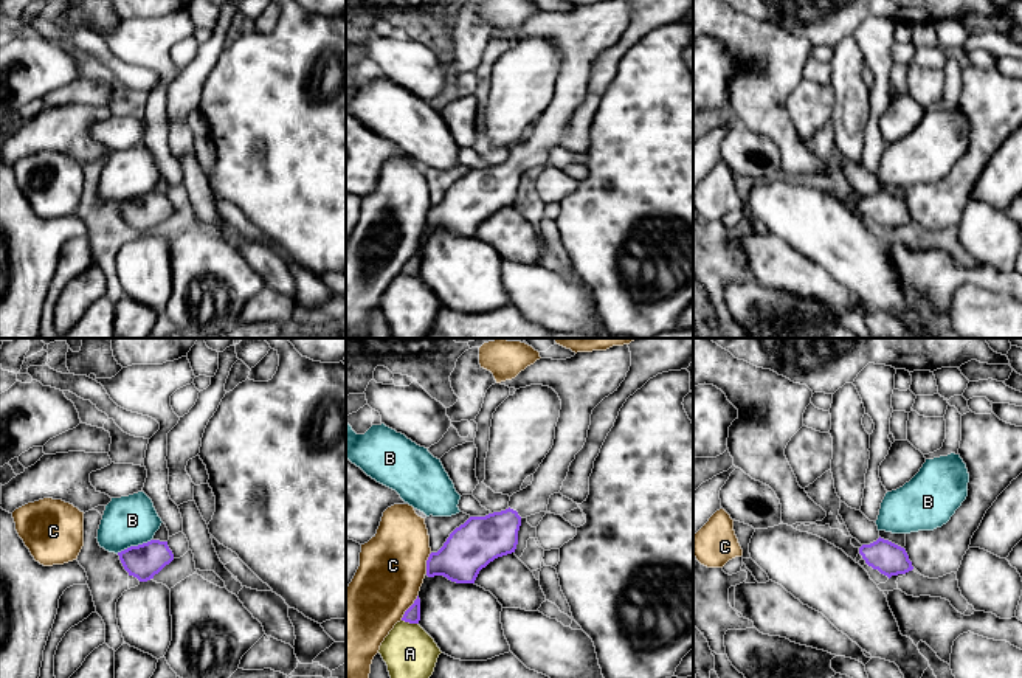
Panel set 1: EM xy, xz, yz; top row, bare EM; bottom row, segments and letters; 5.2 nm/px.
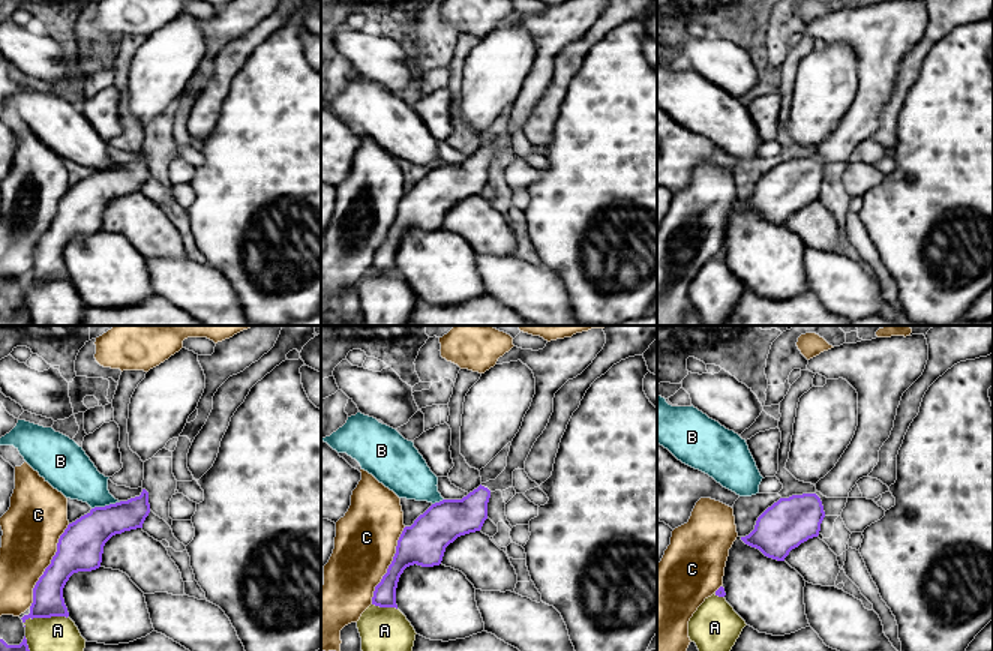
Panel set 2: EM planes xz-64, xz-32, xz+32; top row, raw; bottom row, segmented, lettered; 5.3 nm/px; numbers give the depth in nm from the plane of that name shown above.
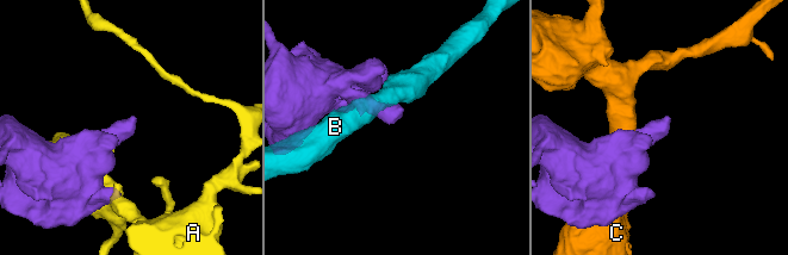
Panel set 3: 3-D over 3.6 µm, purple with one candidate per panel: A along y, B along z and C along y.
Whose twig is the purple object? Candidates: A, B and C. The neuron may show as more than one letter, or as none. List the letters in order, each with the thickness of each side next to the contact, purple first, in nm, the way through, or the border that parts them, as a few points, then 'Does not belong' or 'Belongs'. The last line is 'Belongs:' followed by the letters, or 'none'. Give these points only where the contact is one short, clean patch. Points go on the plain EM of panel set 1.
A: Thickness 80 nm (purple) against 280 nm. Does not belong
B: Thickness 180 nm (purple) against 260 nm. Boundary: xy (151, 191), (117, 205). Does not belong
C: Thickness 80 nm (purple) against 340 nm. Does not belong
Belongs: none

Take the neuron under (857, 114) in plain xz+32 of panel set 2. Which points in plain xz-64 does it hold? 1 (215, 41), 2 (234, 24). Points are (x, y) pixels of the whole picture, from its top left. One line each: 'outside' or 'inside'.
1: inside
2: inside

